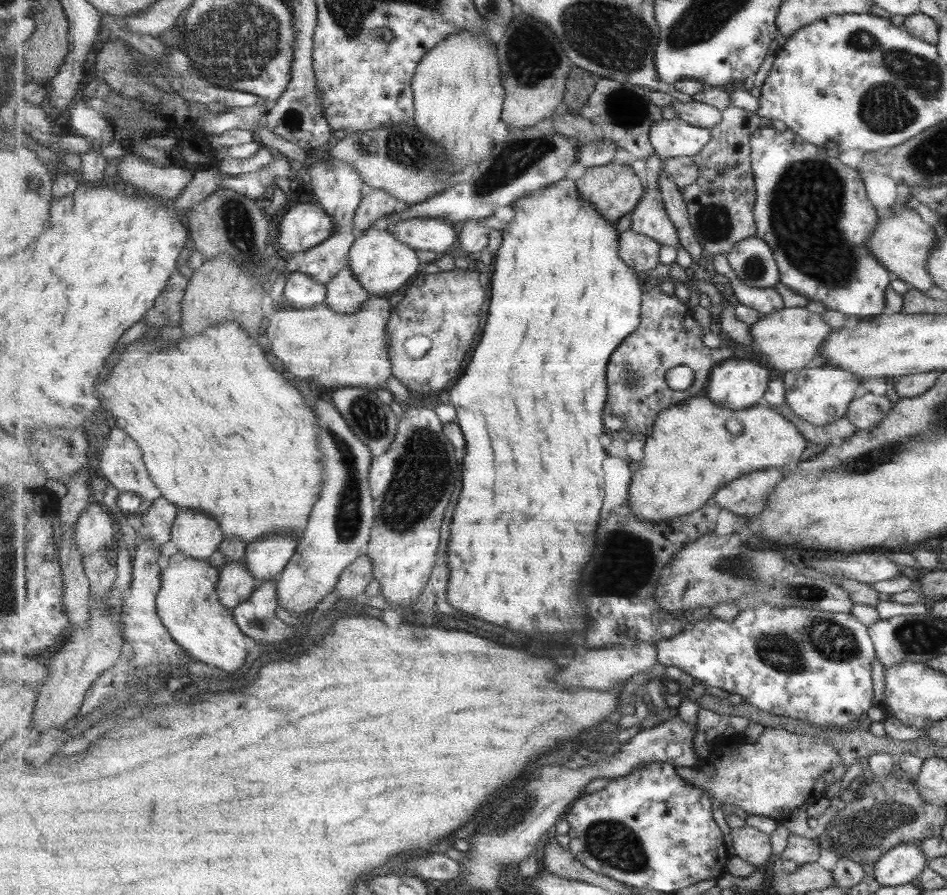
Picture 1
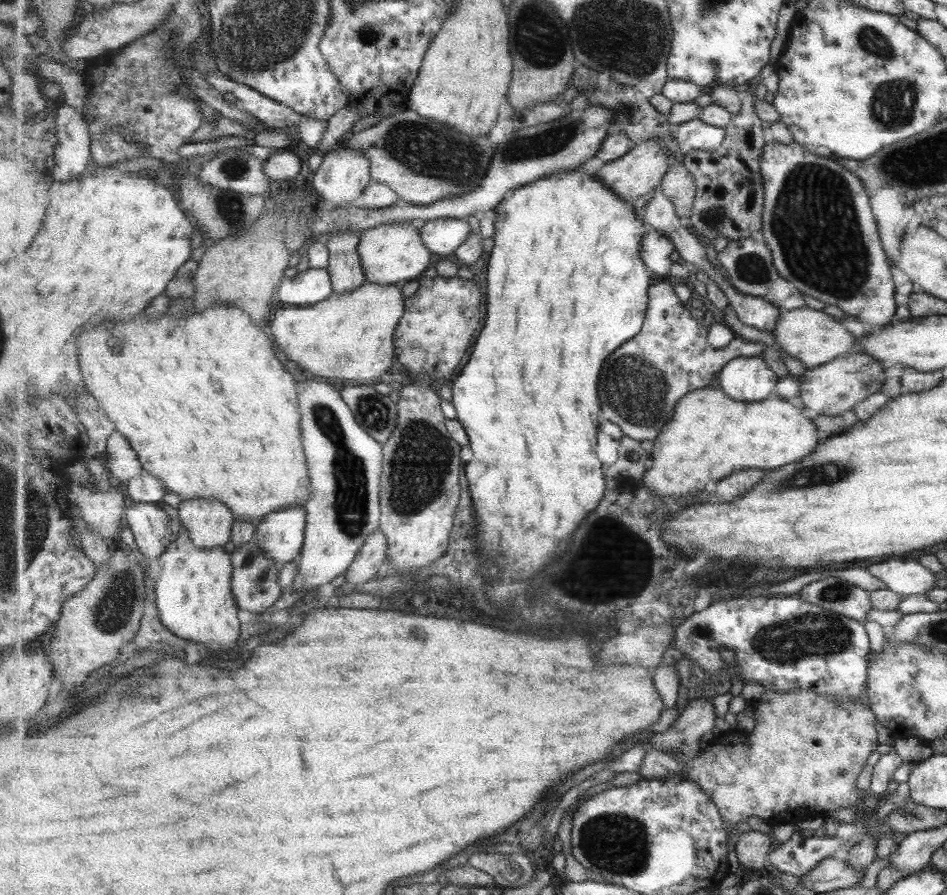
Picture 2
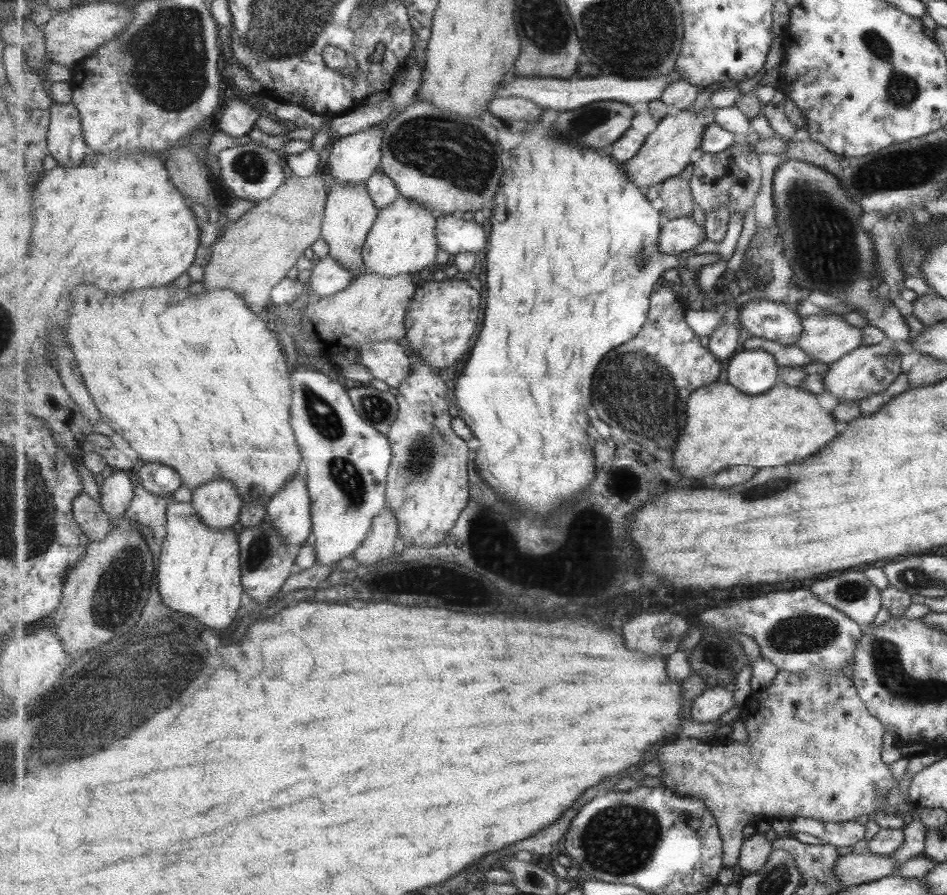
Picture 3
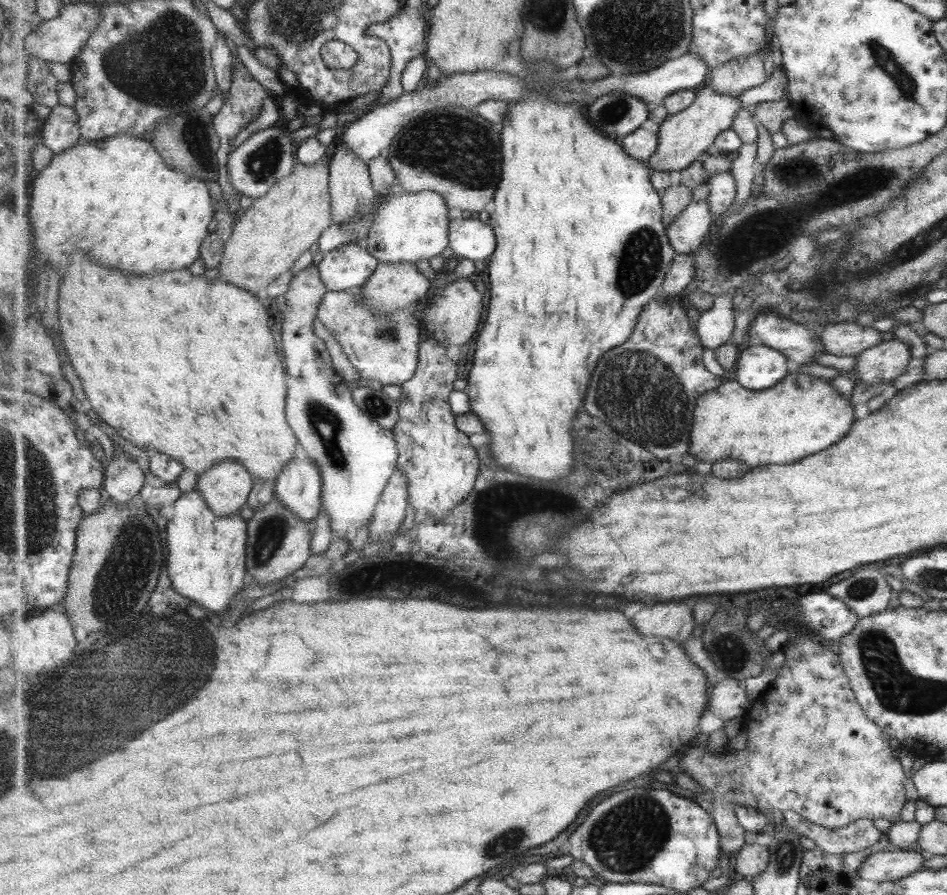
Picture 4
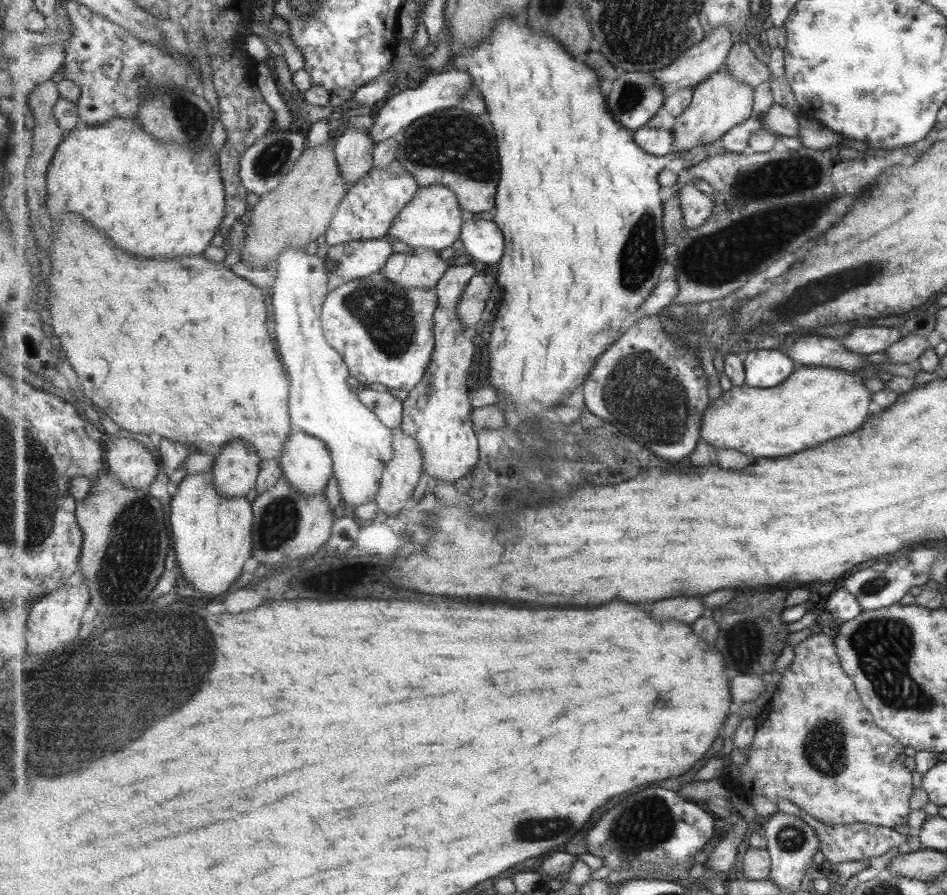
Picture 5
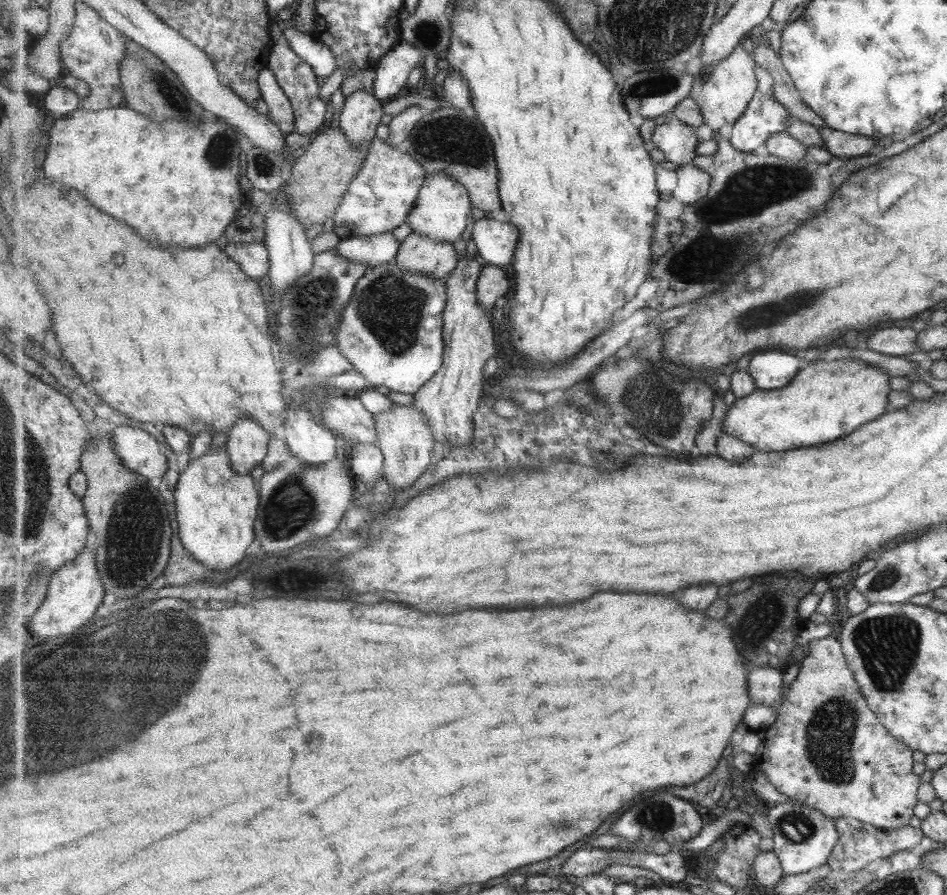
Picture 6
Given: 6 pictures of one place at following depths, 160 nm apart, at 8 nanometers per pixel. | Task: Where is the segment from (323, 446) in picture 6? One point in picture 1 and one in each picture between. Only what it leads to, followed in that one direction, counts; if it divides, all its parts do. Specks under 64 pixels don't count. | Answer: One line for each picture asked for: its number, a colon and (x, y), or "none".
1: (267, 558)
2: (282, 533)
3: (290, 511)
4: (299, 487)
5: (307, 464)

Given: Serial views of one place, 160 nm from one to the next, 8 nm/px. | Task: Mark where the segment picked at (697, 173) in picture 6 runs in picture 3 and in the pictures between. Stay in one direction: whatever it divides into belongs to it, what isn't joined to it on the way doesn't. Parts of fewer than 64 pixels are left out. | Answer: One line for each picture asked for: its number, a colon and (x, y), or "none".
3: (680, 234)
4: (687, 232)
5: (697, 206)

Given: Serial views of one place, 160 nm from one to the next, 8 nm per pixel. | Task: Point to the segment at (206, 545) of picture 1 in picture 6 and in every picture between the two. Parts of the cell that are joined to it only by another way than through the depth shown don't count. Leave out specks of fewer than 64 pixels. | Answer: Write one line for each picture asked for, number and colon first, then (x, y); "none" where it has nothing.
2: (210, 522)
3: (219, 503)
4: (226, 487)
5: (236, 471)
6: (248, 443)

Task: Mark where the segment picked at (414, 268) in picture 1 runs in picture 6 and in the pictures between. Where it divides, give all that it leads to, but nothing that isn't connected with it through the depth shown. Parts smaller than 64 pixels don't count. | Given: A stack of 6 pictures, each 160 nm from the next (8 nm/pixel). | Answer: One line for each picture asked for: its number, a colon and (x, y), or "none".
2: (392, 253)
3: (403, 240)
4: (408, 227)
5: (433, 220)
6: (441, 213)

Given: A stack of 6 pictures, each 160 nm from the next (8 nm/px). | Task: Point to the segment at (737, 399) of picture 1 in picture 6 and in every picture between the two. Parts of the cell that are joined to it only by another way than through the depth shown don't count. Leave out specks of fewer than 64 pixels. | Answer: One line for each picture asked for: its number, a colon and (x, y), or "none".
2: (745, 379)
3: (754, 372)
4: (760, 367)
5: (765, 369)
6: (773, 370)

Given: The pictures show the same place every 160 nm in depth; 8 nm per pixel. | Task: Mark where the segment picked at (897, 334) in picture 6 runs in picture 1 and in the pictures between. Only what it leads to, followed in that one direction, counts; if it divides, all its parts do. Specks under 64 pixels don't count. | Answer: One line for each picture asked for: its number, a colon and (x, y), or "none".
1: (791, 338)
2: (811, 336)
3: (826, 337)
4: (844, 338)
5: (861, 340)

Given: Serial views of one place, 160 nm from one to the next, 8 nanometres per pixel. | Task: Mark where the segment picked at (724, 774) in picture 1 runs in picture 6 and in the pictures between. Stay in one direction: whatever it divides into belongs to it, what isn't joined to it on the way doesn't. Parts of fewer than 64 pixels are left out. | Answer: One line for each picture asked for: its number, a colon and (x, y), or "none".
2: (802, 757)
3: (812, 751)
4: (811, 749)
5: (819, 748)
6: (825, 749)

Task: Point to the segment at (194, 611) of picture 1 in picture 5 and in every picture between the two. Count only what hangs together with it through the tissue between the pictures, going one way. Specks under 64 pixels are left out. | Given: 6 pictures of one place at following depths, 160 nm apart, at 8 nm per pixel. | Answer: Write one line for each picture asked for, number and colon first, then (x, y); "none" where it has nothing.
2: (194, 592)
3: (200, 570)
4: (206, 557)
5: (212, 536)

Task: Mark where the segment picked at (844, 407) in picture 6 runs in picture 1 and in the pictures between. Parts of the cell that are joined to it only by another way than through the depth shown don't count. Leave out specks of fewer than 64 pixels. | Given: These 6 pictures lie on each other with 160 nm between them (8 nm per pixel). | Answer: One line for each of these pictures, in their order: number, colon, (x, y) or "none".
1: (690, 455)
2: (711, 435)
3: (726, 428)
4: (802, 415)
5: (816, 404)

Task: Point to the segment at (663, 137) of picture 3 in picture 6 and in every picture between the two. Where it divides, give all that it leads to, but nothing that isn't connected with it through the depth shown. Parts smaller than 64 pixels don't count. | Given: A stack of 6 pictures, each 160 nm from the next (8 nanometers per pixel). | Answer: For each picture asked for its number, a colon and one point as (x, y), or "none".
4: (683, 138)
5: (720, 103)
6: (725, 97)

